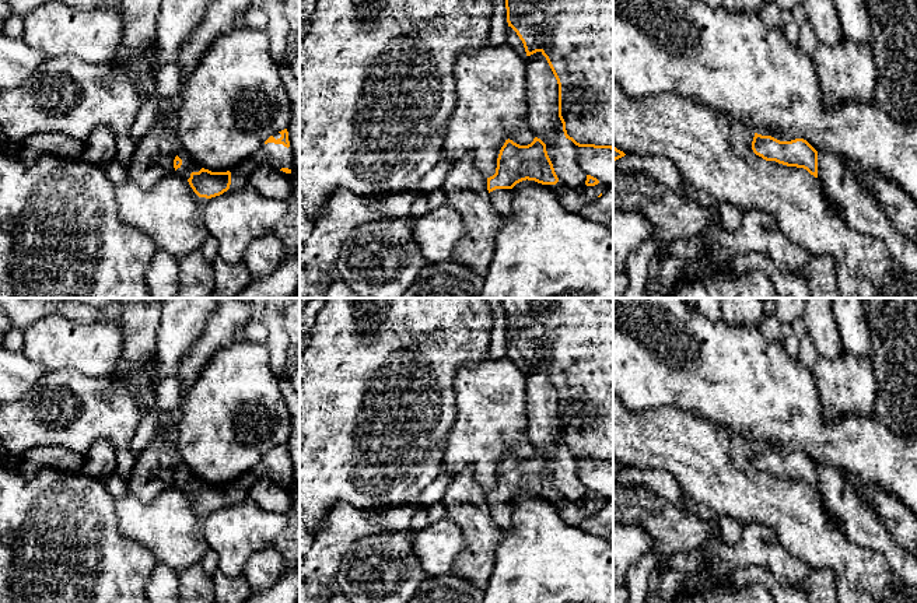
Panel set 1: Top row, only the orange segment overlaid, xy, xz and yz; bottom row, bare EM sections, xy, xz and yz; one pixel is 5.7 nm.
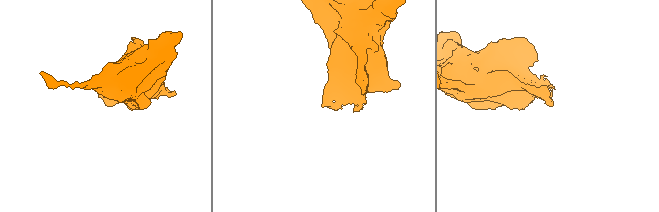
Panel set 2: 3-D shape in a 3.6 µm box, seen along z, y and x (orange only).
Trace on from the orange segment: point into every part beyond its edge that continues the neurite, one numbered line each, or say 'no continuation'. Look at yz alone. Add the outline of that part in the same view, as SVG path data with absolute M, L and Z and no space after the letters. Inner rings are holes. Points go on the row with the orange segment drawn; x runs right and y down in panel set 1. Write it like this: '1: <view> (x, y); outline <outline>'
1: yz (861, 211); outline M818 151L818 179L822 183L830 208L837 208L846 224L864 235L871 235L883 242L892 259L906 271L917 277L917 243L902 235L883 213L875 196L851 175L843 161L826 151Z

